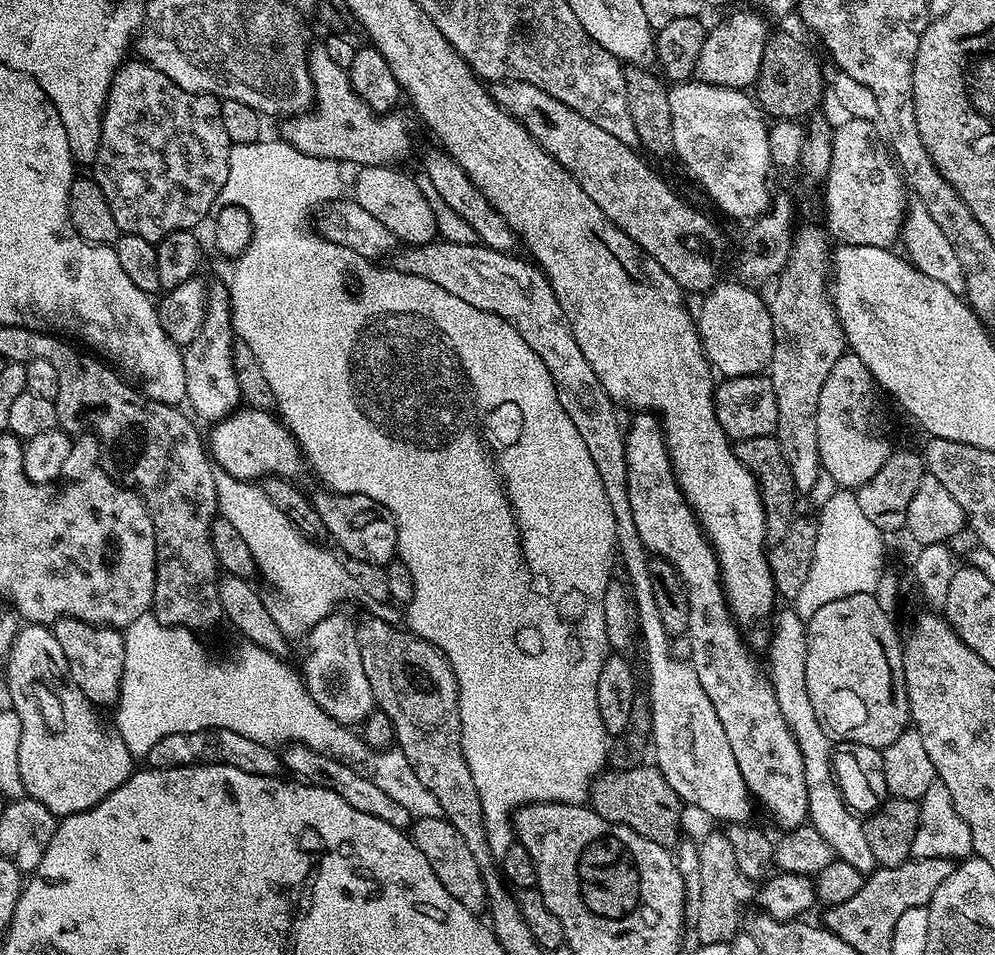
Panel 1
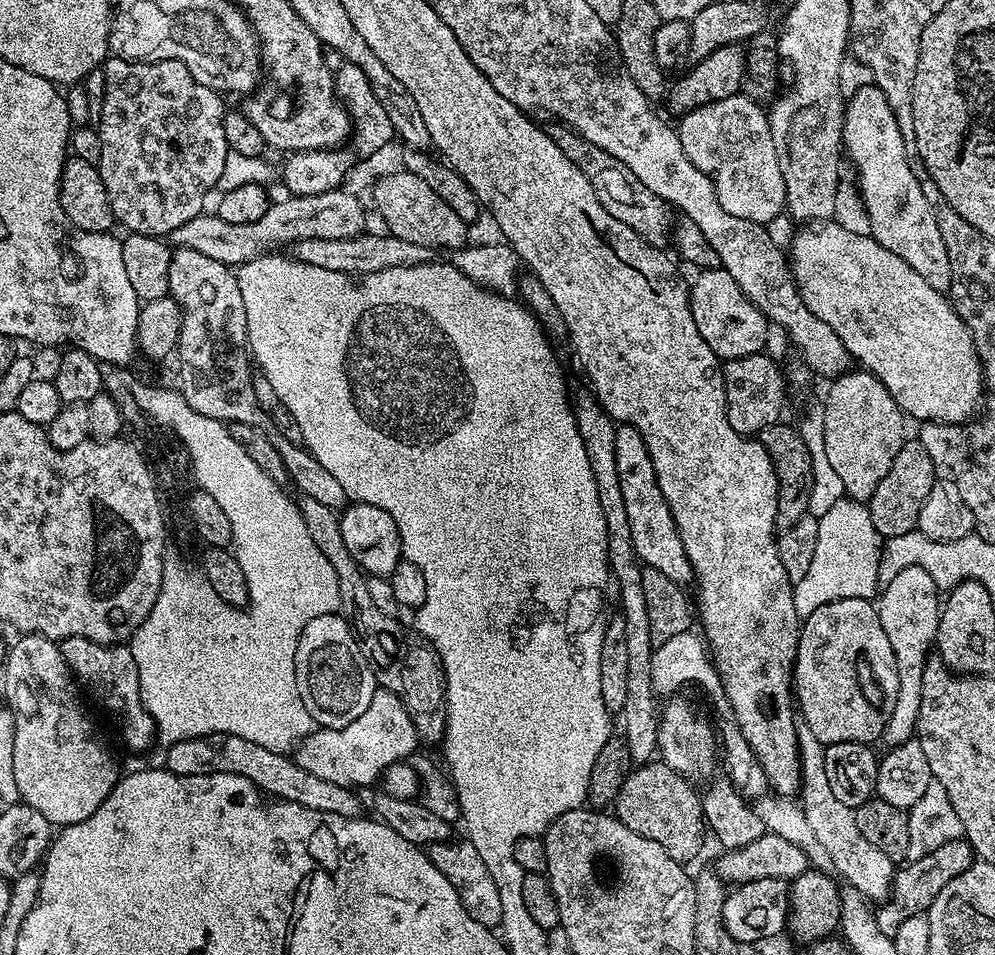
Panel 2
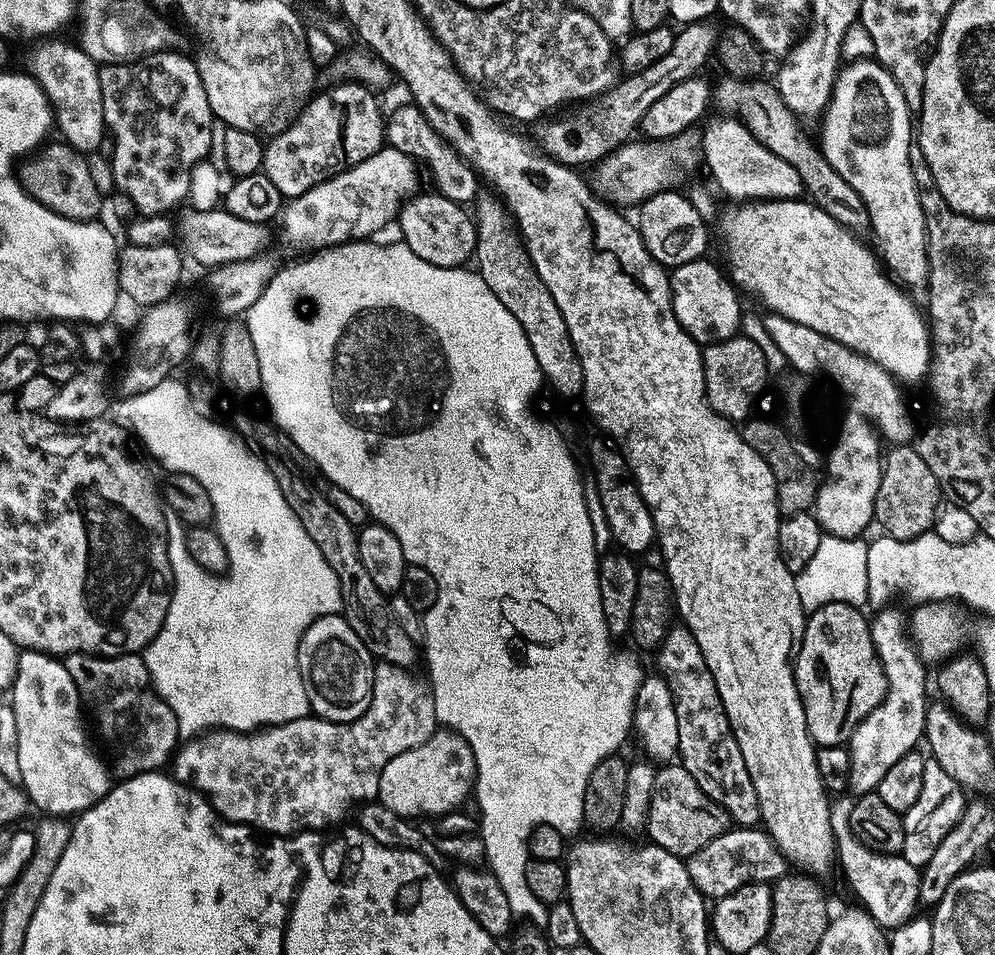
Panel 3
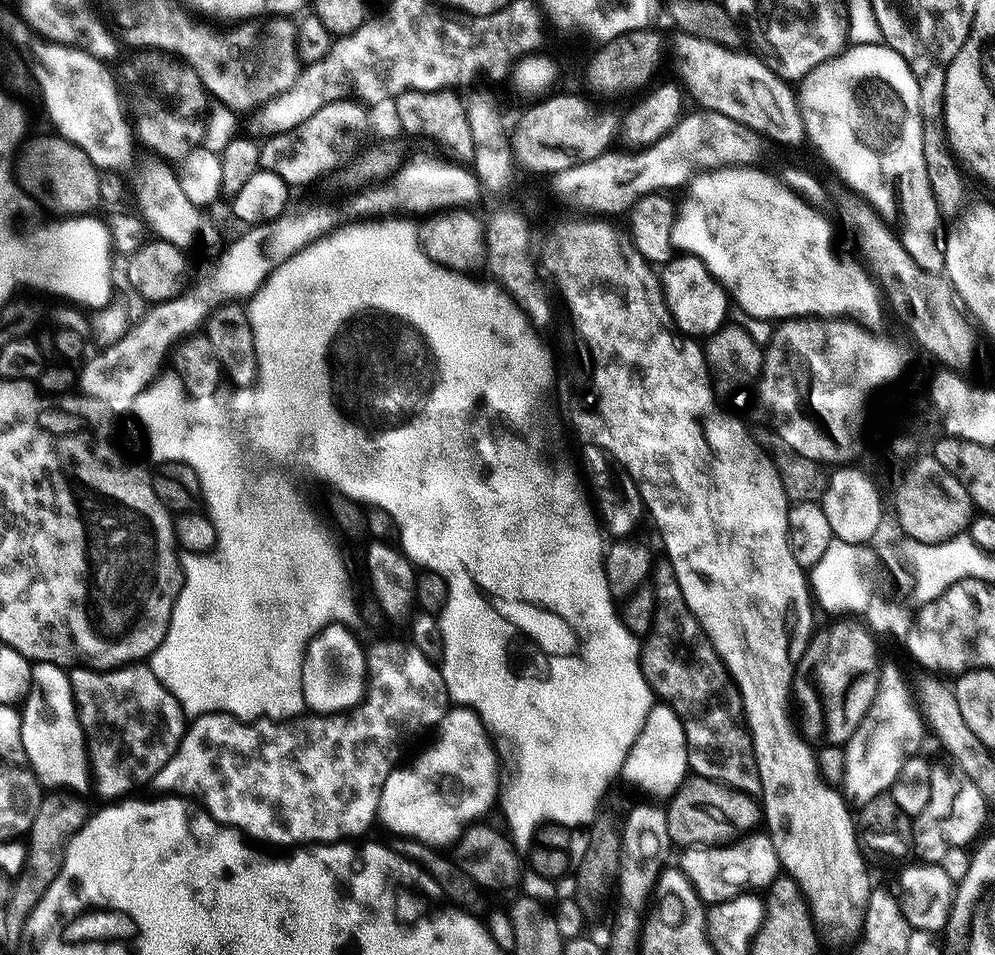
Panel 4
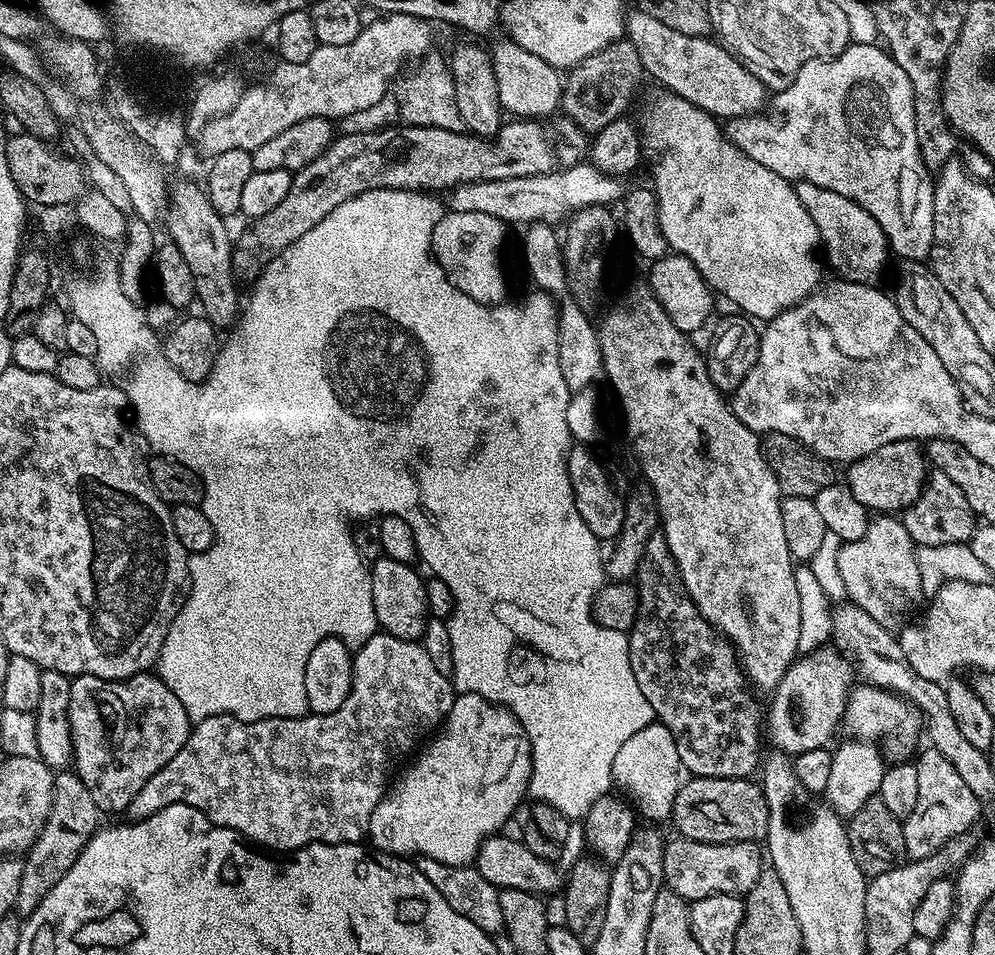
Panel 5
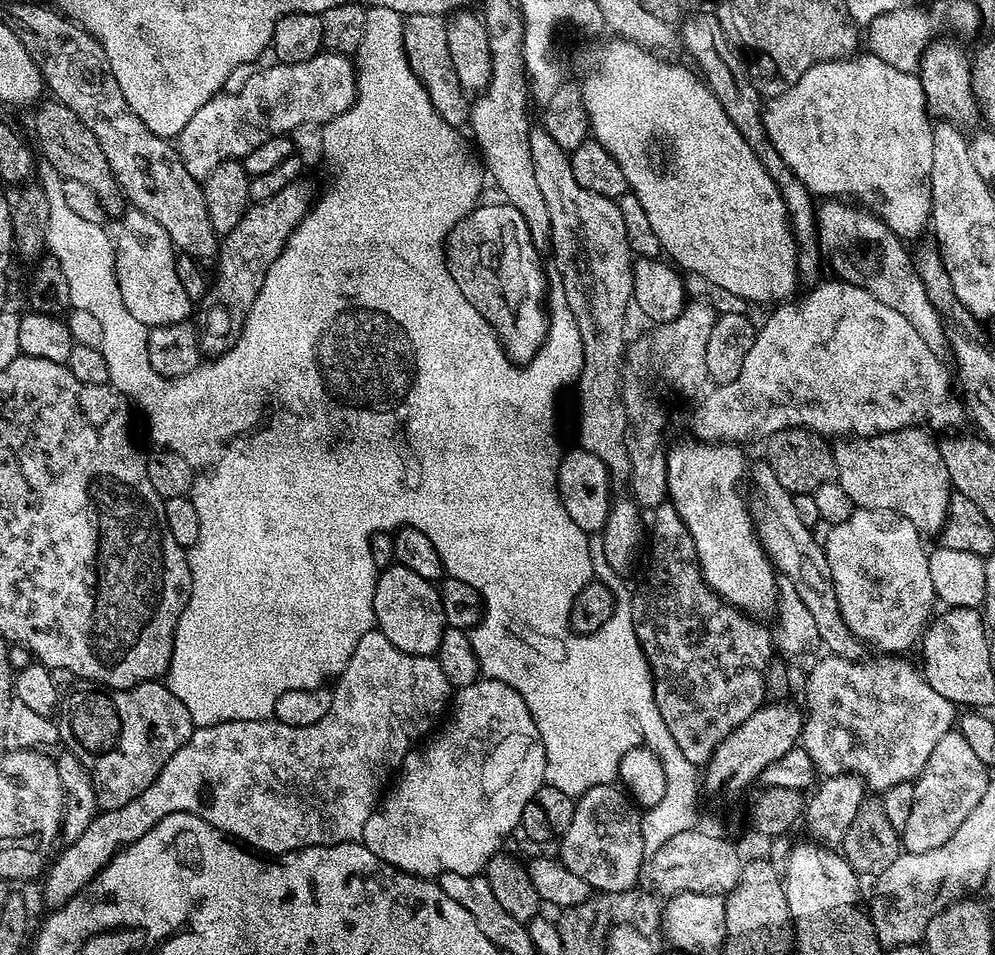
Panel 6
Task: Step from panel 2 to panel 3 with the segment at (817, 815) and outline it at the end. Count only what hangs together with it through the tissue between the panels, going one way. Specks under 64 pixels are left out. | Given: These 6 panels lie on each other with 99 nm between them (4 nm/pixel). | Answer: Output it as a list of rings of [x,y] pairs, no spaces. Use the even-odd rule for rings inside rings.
[[[836,798],[831,801],[832,833],[836,839],[836,860],[852,887],[852,892],[864,903],[863,911],[871,916],[874,923],[884,930],[897,928],[911,920],[917,911],[916,904],[920,899],[920,873],[921,869],[910,866],[906,858],[899,854],[875,852],[868,848],[850,830],[850,810],[852,800]]]

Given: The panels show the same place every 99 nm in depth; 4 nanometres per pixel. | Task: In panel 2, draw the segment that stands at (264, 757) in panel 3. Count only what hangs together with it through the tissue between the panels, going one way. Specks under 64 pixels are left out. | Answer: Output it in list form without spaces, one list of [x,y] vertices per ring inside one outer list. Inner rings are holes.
[[[377,687],[362,718],[354,718],[350,726],[313,730],[300,741],[294,759],[306,770],[310,770],[310,774],[326,778],[326,782],[334,782],[353,790],[364,790],[372,786],[375,780],[377,783],[391,764],[407,761],[417,751],[416,744],[416,727],[404,703],[393,692]]]

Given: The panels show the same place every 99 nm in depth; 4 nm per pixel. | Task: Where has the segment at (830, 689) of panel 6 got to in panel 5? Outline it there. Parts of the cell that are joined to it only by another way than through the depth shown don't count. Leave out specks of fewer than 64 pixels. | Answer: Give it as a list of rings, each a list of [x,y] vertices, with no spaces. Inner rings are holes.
[[[869,684],[855,685],[841,717],[843,731],[862,742],[878,742],[884,758],[889,763],[905,763],[918,750],[916,744],[924,732],[924,717],[918,707],[887,689]]]

